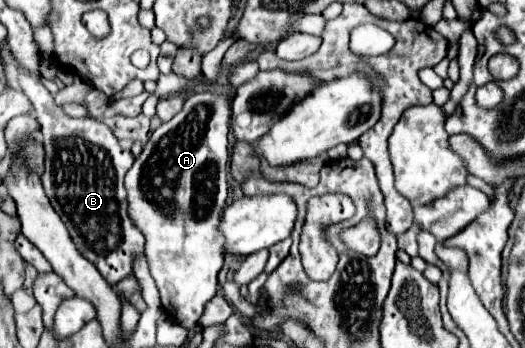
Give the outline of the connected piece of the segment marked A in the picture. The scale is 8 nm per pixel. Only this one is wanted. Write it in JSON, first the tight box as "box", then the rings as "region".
{"box":[125,92,229,330],"region":[[[201,92],[201,94],[193,94],[185,100],[183,110],[179,114],[175,114],[169,122],[163,122],[147,140],[143,152],[139,154],[139,158],[135,160],[135,164],[131,166],[131,170],[125,176],[125,188],[127,188],[127,200],[129,200],[129,216],[131,220],[137,224],[137,228],[141,228],[141,232],[145,234],[145,254],[149,258],[149,268],[151,268],[151,276],[157,282],[159,294],[161,294],[161,304],[165,308],[165,312],[183,328],[191,330],[197,320],[203,314],[205,304],[217,294],[217,274],[225,262],[225,238],[221,236],[219,230],[219,222],[221,222],[221,212],[225,208],[225,200],[227,200],[227,132],[229,132],[229,114],[227,114],[227,96],[225,94],[211,94],[211,92]]]}

